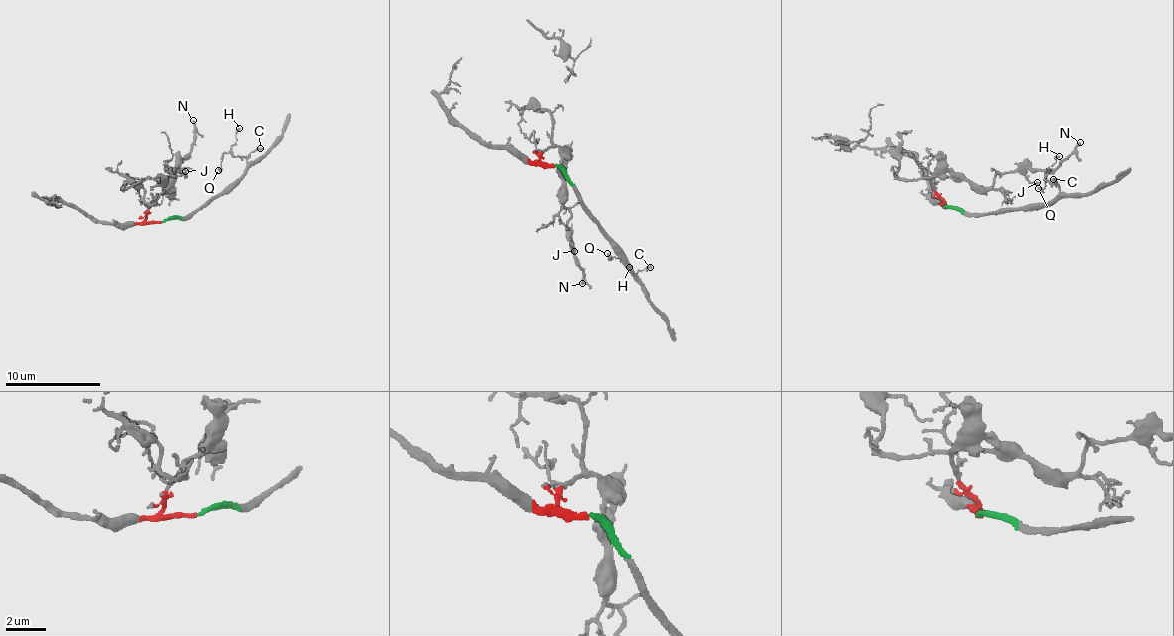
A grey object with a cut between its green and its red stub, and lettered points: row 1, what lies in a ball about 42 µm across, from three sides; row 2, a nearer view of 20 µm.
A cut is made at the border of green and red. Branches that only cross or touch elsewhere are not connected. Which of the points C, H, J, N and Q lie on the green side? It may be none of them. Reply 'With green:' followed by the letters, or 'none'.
With green: C, H, Q

